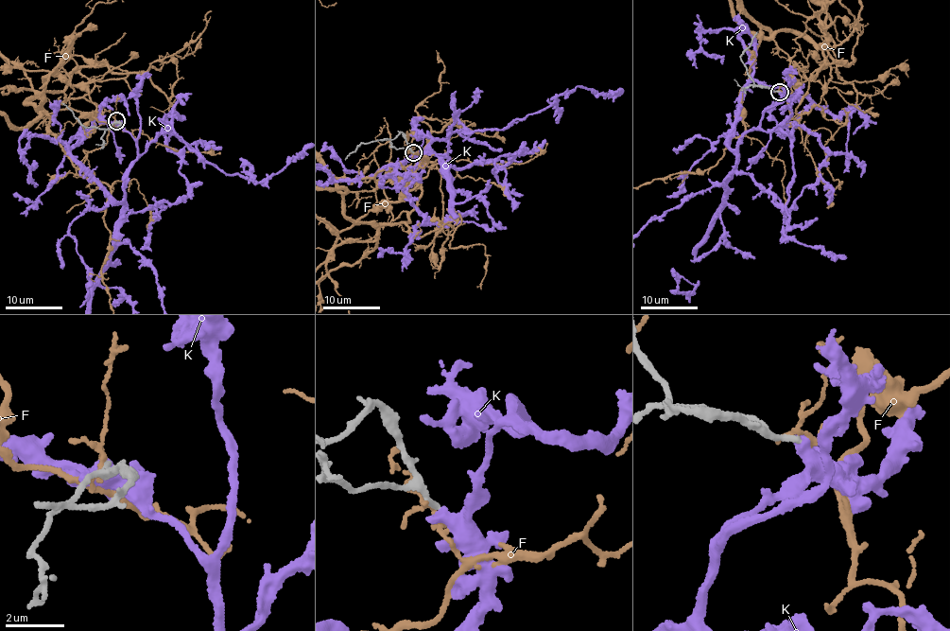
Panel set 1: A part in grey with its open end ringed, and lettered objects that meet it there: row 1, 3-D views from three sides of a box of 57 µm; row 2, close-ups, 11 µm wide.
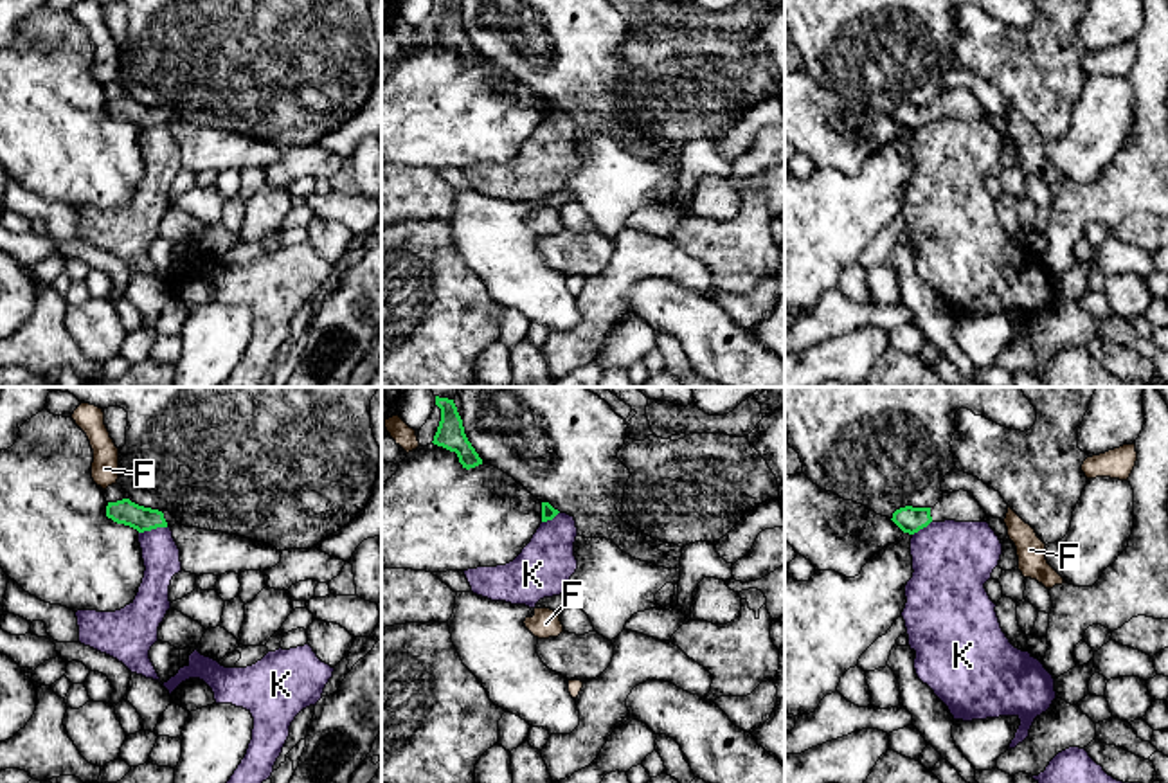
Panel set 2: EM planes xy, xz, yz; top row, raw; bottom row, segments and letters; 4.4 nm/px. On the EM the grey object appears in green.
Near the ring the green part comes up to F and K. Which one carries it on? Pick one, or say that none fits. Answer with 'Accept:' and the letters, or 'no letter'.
Accept: no letter

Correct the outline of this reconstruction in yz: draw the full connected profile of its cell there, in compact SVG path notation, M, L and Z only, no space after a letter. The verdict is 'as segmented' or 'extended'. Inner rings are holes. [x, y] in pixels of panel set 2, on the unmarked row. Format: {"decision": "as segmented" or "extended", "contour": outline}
{"decision": "extended", "contour": "M965 86L943 90L934 104L905 103L891 115L903 130L914 131L930 119L988 119L988 112L979 99Z"}

